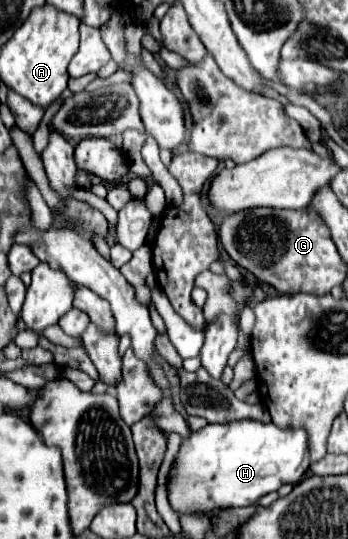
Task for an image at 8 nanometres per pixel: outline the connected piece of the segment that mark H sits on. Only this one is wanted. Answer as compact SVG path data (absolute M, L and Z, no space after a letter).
M245 419L225 425L207 425L201 431L191 433L191 439L183 439L177 459L179 467L169 471L169 501L173 511L211 511L211 507L247 507L285 483L299 483L303 473L309 469L309 447L305 443L303 427L281 429L273 423Z

